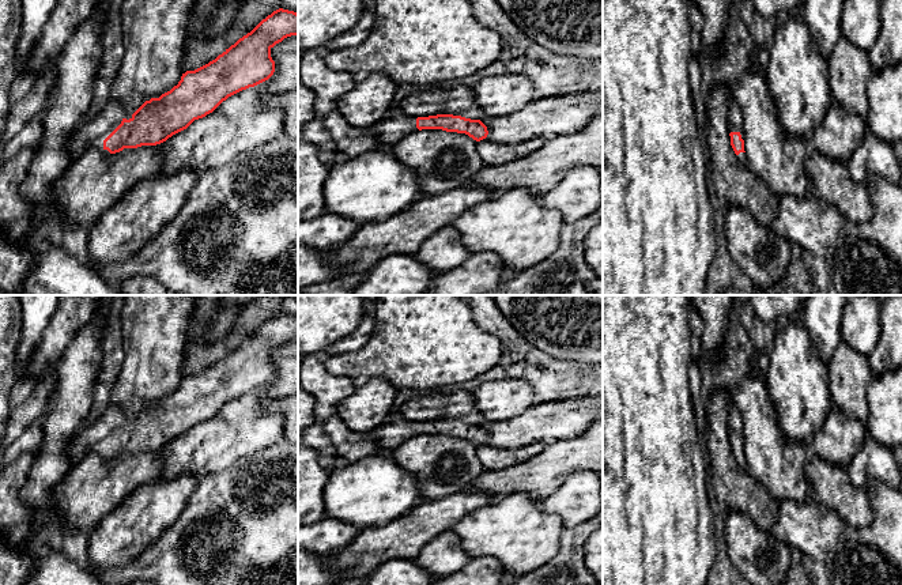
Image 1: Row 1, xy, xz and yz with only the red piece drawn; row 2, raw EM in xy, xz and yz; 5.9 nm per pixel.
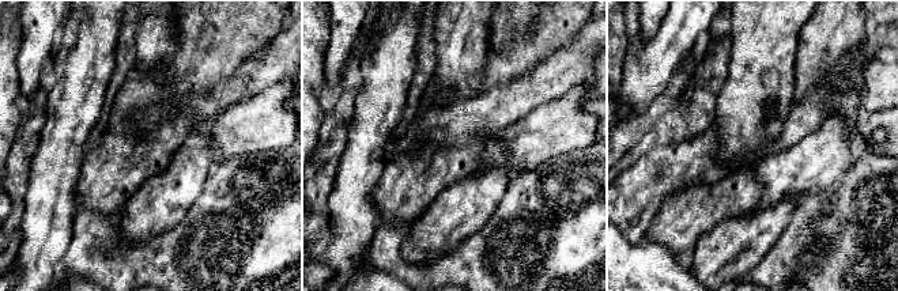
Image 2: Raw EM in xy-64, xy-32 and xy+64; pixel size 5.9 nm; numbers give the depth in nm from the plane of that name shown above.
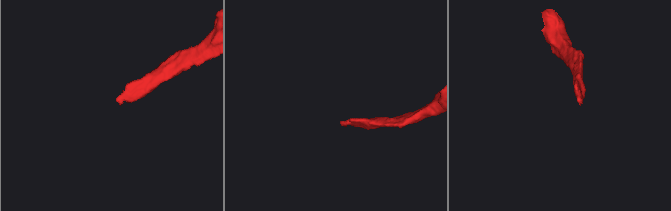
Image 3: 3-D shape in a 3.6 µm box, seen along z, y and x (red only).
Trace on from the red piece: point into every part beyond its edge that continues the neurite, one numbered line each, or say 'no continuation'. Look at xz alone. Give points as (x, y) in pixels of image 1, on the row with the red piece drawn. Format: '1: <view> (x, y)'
1: xz (395, 127)

